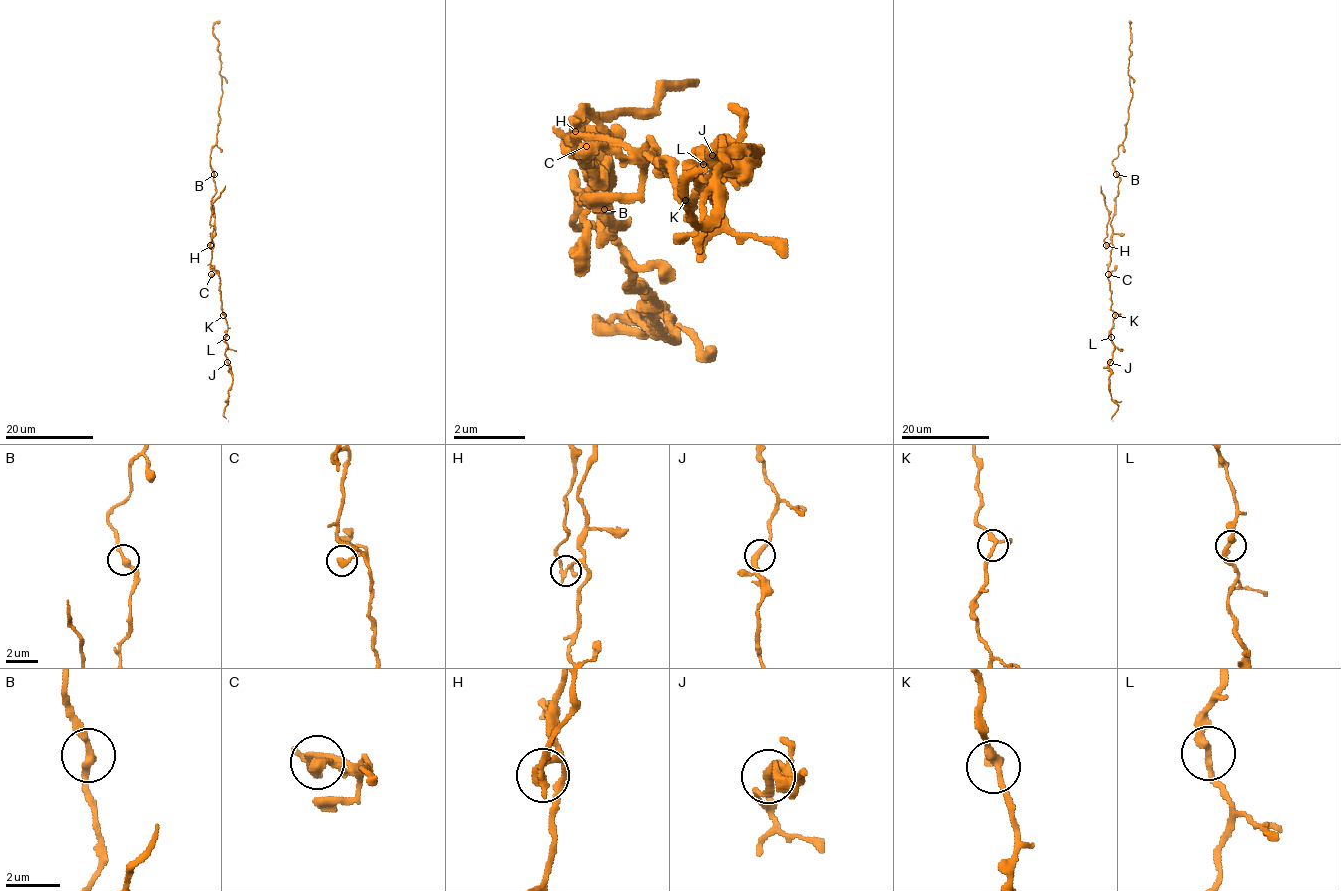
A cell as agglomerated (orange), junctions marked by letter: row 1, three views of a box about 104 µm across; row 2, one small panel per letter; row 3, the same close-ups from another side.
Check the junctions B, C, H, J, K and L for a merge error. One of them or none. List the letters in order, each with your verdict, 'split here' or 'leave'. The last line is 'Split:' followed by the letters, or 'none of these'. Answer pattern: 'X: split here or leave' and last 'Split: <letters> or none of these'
B: leave
C: leave
H: split here
J: leave
K: leave
L: leave
Split: H

